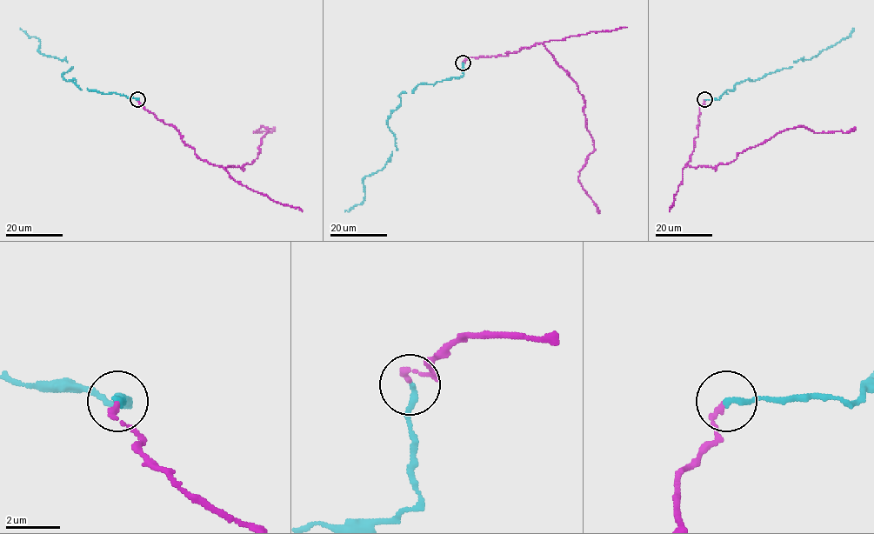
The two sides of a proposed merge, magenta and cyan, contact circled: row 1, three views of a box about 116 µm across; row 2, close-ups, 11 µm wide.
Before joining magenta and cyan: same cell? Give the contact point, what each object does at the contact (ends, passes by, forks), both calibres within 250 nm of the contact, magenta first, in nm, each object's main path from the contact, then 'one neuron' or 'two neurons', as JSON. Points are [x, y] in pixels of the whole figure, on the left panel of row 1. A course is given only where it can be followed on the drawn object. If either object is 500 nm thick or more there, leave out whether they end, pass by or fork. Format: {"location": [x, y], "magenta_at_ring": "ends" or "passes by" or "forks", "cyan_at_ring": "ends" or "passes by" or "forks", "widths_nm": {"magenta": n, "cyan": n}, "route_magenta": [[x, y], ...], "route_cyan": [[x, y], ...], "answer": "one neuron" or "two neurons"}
{"location": [137, 99], "magenta_at_ring": "ends", "cyan_at_ring": "ends", "widths_nm": {"magenta": 180, "cyan": 220}, "route_magenta": [[137, 99], [172, 124], [199, 158], [219, 166], [250, 164], [270, 128], [254, 132], [274, 127]], "route_cyan": [[137, 99], [66, 81], [63, 73], [72, 67], [41, 54], [40, 40], [20, 28]], "answer": "one neuron"}

